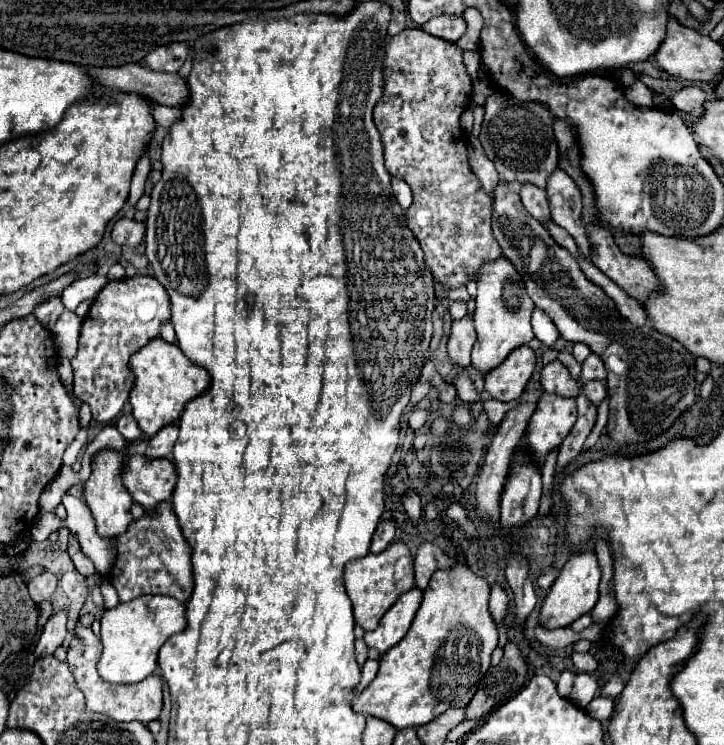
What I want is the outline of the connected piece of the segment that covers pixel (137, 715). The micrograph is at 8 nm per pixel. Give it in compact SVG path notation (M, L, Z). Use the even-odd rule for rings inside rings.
M78 623L76 625L76 635L74 635L74 639L70 643L70 649L68 649L66 663L70 665L70 671L76 679L78 689L86 697L86 707L90 711L104 713L104 715L112 717L114 721L150 723L150 721L158 719L160 711L162 711L162 679L158 675L150 675L150 677L146 677L144 681L140 681L136 685L112 685L108 681L104 681L96 671L98 653L102 653L100 637L96 637L90 627L84 627L84 625Z

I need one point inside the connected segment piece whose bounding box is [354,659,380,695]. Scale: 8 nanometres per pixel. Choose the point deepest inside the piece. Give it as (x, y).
(370, 668)

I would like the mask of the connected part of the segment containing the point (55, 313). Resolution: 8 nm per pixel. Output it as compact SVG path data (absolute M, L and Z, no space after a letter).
M52 299L52 303L44 303L44 307L36 307L34 315L36 315L36 319L40 319L40 323L44 323L48 329L52 329L62 311L64 311L62 301L60 299Z

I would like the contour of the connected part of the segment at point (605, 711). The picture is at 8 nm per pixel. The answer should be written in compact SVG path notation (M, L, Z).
M598 695L598 697L594 697L594 701L586 707L586 711L592 713L594 719L598 719L598 721L604 723L606 719L610 719L610 715L612 715L612 711L614 711L614 699L616 699L616 697Z

